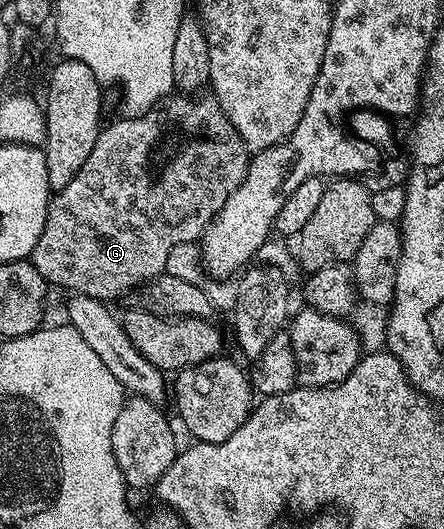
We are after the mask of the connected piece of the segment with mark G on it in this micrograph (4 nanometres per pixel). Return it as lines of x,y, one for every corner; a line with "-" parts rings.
183,92
173,93
156,106
150,106
146,113
135,116
121,117
121,122
112,122
101,129
98,140
94,144
94,149
90,156
86,156
86,164
70,180
70,184
59,187
51,195
48,204
48,215
46,216
46,228
42,228
42,236
38,236
38,244
34,244
34,252
31,256
31,263
34,268
43,276
45,283
53,287
65,286
68,292
94,296
101,300
113,300
112,298
123,299
132,293
133,290
144,286
158,275
165,273
169,269
168,257
175,252
179,246
184,246
187,242
195,243
204,237
204,229
208,227
216,218
216,213
230,200
230,196
242,184
242,180
248,171
250,161
250,151
248,145
238,136
234,124
222,112
222,108
216,95
211,92
200,92
195,96
189,96

